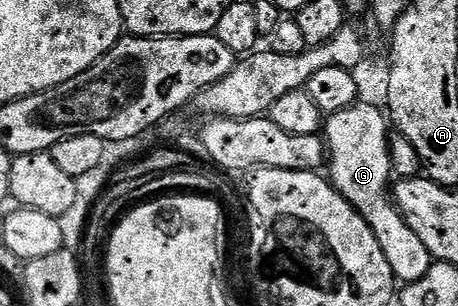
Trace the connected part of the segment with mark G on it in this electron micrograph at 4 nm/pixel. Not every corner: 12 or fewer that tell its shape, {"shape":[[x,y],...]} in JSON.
{"shape":[[385,111],[322,126],[332,187],[364,217],[397,283],[434,259],[392,200]]}

